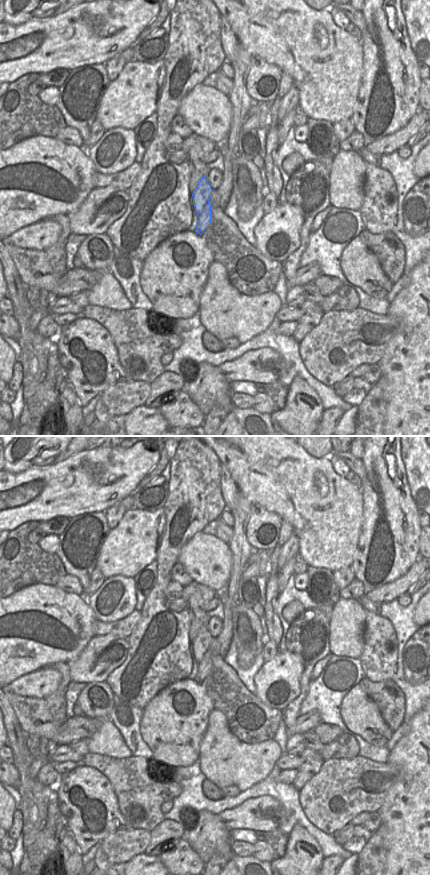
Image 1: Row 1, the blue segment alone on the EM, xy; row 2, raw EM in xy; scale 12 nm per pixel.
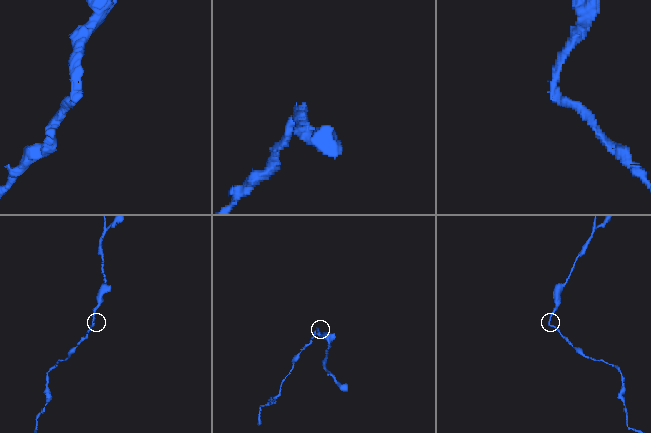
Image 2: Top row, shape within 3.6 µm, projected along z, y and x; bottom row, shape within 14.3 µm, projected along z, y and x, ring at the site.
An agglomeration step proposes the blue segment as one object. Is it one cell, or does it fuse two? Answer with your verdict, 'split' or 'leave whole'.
split

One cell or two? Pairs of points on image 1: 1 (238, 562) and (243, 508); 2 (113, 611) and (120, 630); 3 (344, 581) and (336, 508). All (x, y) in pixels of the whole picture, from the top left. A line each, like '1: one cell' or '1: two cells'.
1: one cell
2: two cells
3: two cells

